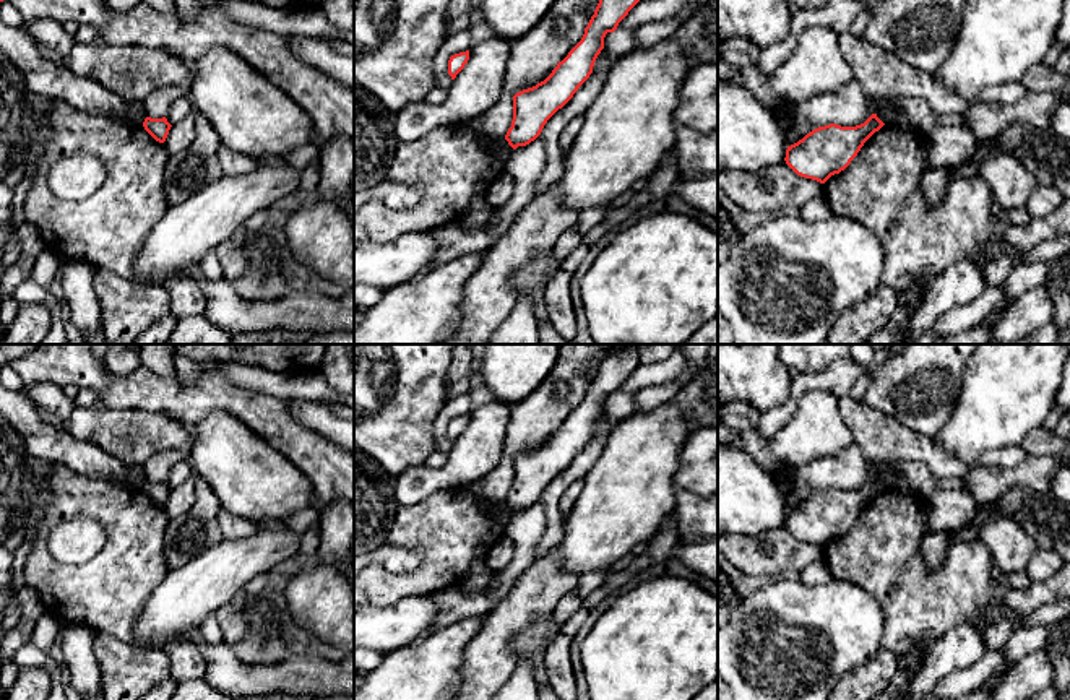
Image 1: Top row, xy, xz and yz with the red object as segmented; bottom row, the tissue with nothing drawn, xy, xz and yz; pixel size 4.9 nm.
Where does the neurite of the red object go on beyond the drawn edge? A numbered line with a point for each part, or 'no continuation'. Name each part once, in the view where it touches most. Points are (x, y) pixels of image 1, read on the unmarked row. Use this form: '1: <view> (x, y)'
no continuation

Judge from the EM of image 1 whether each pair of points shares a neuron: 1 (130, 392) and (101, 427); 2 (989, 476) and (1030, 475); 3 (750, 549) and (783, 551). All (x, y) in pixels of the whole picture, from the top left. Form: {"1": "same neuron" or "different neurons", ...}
{"1": "different neurons", "2": "same neuron", "3": "same neuron"}

